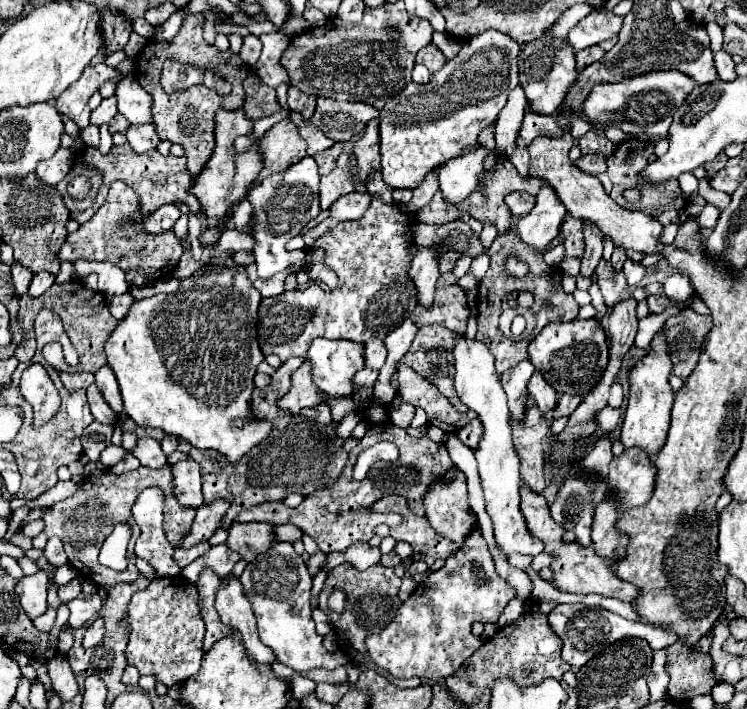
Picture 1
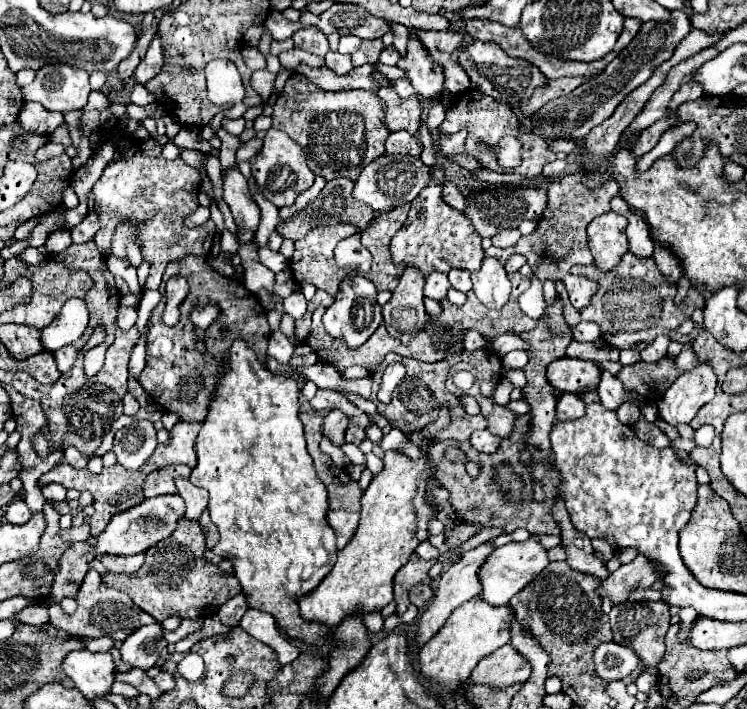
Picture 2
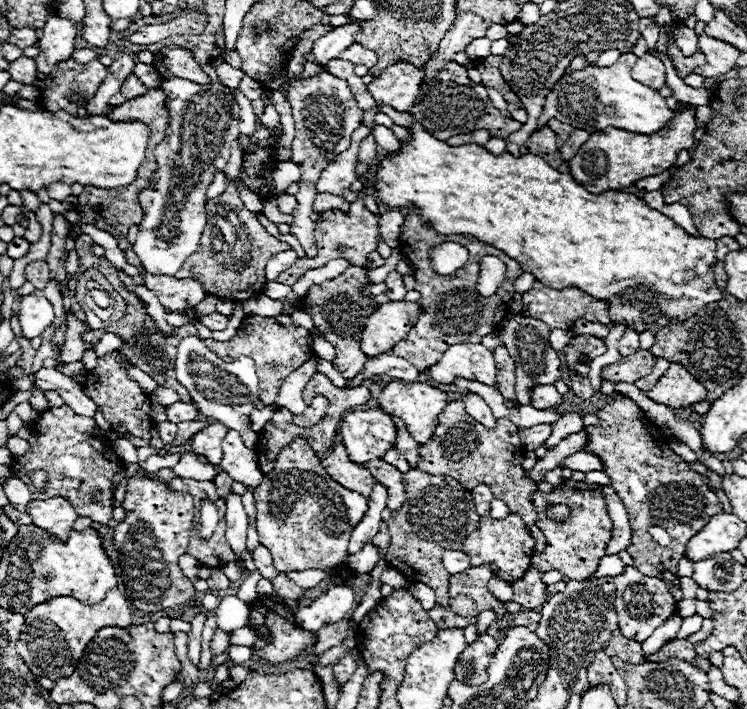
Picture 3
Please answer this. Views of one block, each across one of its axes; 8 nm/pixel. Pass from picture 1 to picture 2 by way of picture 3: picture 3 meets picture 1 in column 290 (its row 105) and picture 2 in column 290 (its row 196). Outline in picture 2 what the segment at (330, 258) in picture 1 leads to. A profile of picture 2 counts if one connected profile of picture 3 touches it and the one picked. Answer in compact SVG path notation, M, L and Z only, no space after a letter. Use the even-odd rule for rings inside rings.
M302 292L288 296L282 304L284 304L284 312L290 314L292 318L302 318L306 312L306 298Z

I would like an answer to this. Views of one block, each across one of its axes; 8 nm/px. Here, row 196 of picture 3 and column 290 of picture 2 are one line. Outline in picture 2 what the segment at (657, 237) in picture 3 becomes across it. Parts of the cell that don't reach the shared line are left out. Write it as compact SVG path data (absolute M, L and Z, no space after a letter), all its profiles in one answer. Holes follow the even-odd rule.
M236 340L230 348L230 358L224 360L224 366L226 366L226 372L220 374L220 380L218 380L218 388L216 388L216 398L212 400L212 406L208 410L208 416L202 424L202 430L196 438L196 452L198 452L198 466L192 470L190 474L190 482L194 486L200 486L200 488L206 488L208 494L210 494L210 504L208 504L208 510L210 510L210 516L212 516L212 522L218 526L220 530L220 540L214 548L214 552L222 558L230 558L232 560L232 568L234 568L234 576L238 578L240 586L242 586L242 592L246 596L246 604L248 608L256 608L256 610L262 610L262 612L268 612L274 620L276 620L276 626L280 630L284 630L286 636L294 638L294 640L302 640L304 644L312 646L312 648L322 648L324 642L326 642L326 634L324 630L328 630L324 624L320 622L304 622L304 618L300 616L300 610L298 610L298 598L302 594L308 594L312 592L320 582L322 578L334 568L336 564L336 536L334 536L334 530L330 528L330 524L326 522L326 514L328 514L328 494L326 494L326 488L324 484L318 480L318 474L314 470L314 464L312 464L312 458L306 450L306 440L304 440L304 432L302 432L302 422L298 420L298 384L294 378L290 376L284 376L284 374L272 374L264 364L258 362L256 354L246 346L244 340Z

